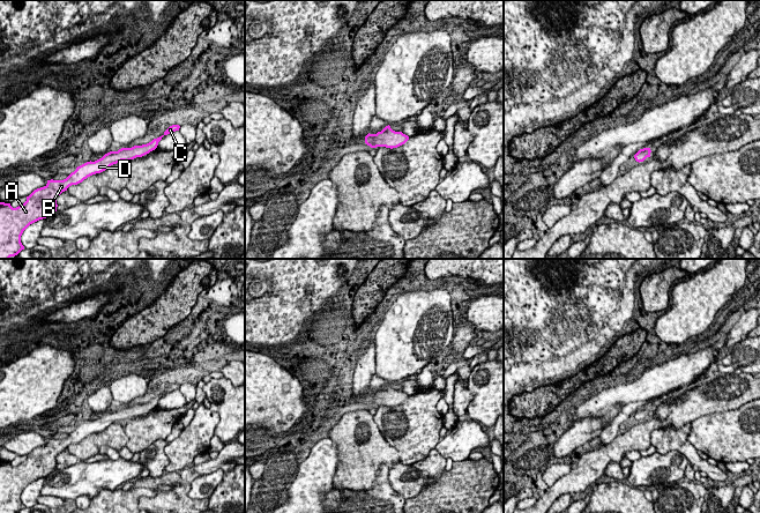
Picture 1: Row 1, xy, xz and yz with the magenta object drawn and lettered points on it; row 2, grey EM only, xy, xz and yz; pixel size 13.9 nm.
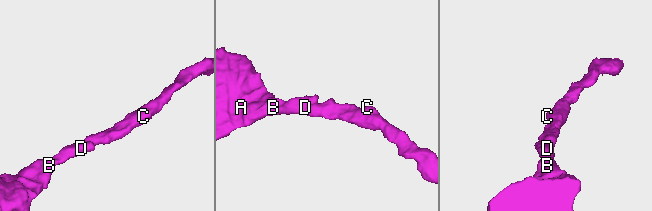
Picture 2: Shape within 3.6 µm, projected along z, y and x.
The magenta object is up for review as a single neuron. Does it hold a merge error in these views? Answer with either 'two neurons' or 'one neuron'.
one neuron

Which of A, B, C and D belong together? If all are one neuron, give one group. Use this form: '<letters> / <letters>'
A B C D

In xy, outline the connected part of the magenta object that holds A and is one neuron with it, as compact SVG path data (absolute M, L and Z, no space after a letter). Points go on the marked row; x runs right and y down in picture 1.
M179 125L170 126L162 136L151 142L132 148L110 151L95 162L87 162L76 168L64 180L47 180L44 187L35 189L27 201L13 208L10 203L0 202L0 259L17 255L24 246L21 243L23 231L32 223L46 218L57 211L57 198L72 185L82 183L88 177L100 173L121 161L128 162L155 150L164 135L179 131Z

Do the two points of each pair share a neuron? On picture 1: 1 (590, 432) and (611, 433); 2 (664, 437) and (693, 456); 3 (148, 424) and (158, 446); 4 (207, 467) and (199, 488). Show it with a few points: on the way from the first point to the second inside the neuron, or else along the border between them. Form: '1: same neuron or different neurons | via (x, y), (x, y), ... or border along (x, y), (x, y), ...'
1: different neurons | border along (612, 421), (598, 436)
2: same neuron | via (671, 439), (676, 439), (686, 450)
3: different neurons | border along (164, 439), (157, 439), (139, 452)
4: different neurons | border along (224, 471), (218, 469), (199, 475), (190, 483)

